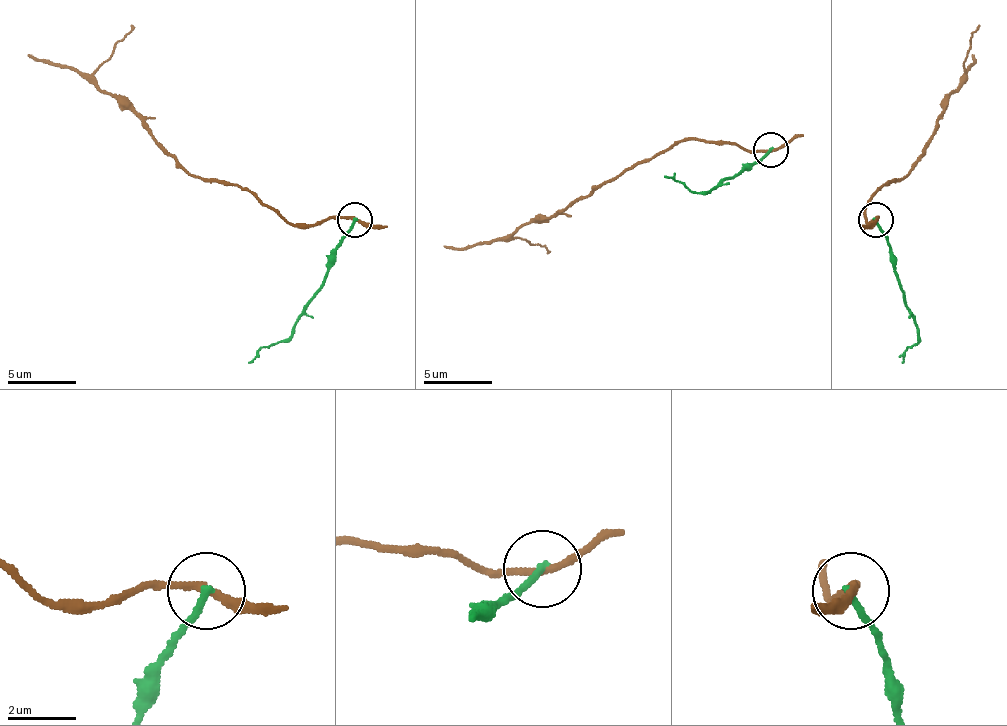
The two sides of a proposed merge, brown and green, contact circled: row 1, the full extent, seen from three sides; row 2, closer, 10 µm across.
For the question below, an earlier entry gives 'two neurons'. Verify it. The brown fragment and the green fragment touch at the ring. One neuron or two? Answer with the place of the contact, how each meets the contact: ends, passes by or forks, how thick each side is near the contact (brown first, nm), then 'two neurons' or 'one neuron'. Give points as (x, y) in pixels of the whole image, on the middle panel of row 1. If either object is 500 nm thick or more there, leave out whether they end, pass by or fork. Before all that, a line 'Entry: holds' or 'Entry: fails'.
Entry: holds
(771, 150) | brown passes by | green ends | 200/200 nm | two neurons

